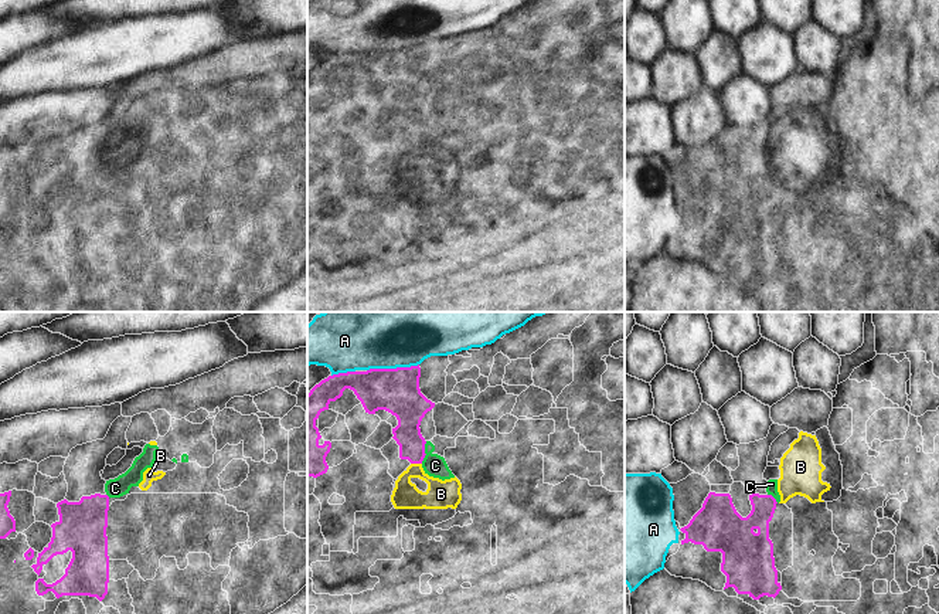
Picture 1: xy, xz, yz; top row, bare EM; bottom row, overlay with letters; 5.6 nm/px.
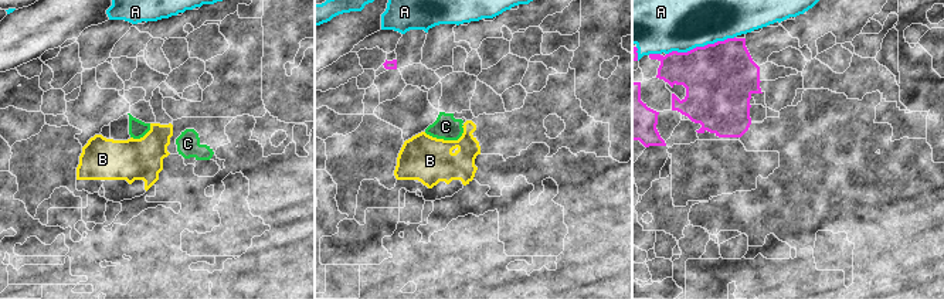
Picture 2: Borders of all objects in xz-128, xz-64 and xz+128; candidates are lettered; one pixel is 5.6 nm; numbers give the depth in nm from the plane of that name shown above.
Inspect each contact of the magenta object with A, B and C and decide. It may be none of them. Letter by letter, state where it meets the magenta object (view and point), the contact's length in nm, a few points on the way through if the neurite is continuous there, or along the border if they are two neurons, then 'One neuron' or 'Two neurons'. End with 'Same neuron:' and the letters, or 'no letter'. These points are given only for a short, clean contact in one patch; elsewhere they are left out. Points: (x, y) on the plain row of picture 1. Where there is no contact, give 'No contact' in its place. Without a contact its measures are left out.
A: Touches magenta at xz (393, 51). Shared border 300 nm. One neuron
B: Touches magenta at xz (417, 145). Shared border 60 nm. Boundary: xz (411, 145), (421, 146). Two neurons
C: Touches magenta at xz (424, 135). Shared border 130 nm. Boundary: xz (427, 124), (425, 139), (421, 145). Two neurons
Same neuron: A.

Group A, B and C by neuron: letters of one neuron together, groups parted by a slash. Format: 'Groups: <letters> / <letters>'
Groups: A / B C.

